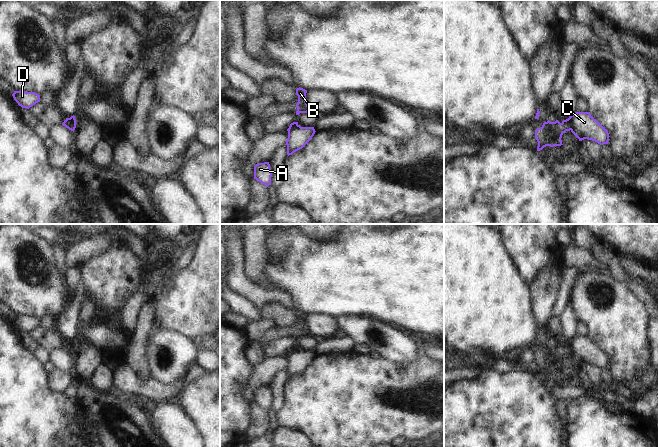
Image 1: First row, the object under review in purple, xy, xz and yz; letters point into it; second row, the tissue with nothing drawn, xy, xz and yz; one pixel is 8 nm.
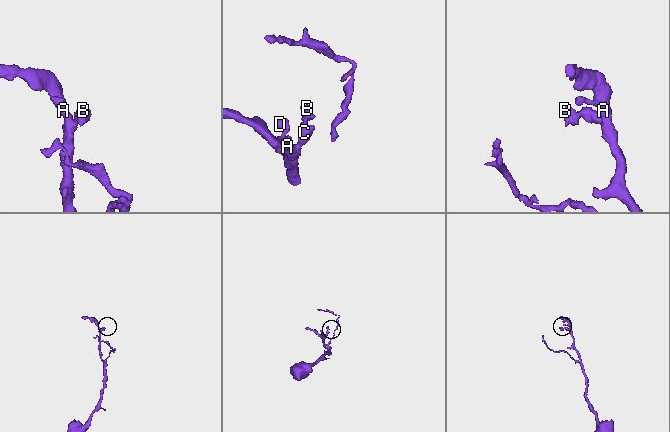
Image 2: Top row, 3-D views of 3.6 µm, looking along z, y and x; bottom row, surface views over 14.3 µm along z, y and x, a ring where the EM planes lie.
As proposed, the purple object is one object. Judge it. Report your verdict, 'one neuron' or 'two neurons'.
two neurons

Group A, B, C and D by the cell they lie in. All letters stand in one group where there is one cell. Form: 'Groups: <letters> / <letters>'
Groups: A C D / B.

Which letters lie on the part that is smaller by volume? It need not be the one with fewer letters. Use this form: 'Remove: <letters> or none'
Remove: B

